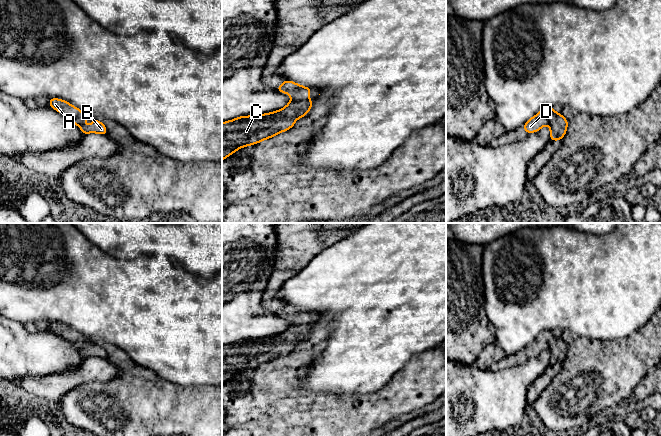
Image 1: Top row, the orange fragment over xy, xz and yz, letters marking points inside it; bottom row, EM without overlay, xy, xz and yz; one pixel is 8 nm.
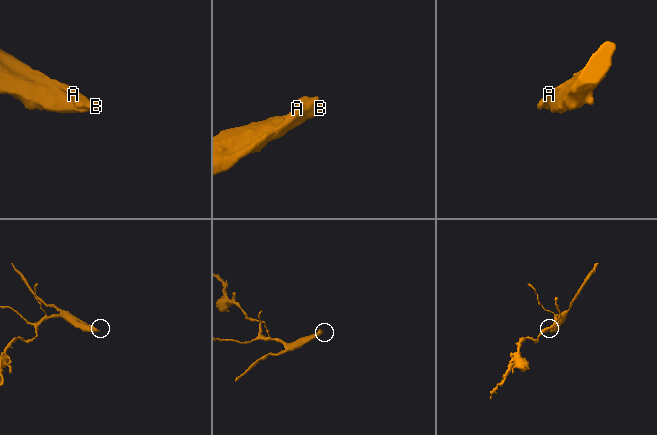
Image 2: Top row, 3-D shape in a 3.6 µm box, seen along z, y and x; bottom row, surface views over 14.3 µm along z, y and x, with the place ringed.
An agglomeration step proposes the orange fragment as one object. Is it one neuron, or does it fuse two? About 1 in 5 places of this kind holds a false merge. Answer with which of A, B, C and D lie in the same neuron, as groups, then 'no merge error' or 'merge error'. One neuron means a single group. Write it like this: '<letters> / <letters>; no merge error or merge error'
A B C D; no merge error

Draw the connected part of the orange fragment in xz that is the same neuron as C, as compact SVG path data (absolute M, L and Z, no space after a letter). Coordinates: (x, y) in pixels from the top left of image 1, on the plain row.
M284 304L276 314L291 320L291 325L284 332L260 339L240 340L222 347L222 385L240 372L257 368L289 354L294 350L297 343L308 338L314 327L309 322L312 314L293 305Z

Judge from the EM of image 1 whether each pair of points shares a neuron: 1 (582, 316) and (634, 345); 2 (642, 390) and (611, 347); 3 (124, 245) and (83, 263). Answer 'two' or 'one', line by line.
1: two
2: two
3: two

